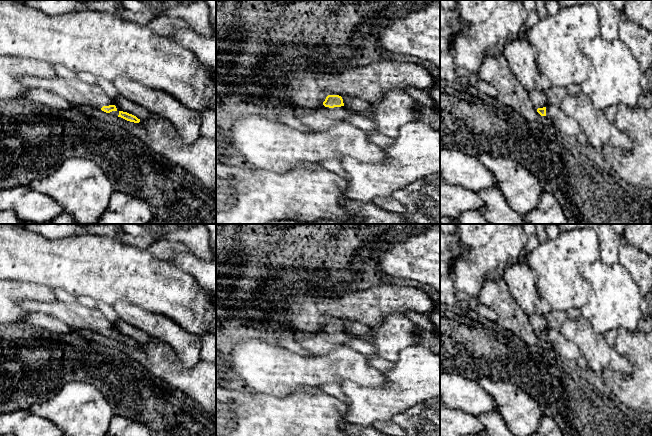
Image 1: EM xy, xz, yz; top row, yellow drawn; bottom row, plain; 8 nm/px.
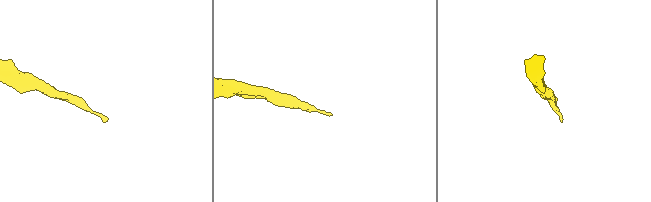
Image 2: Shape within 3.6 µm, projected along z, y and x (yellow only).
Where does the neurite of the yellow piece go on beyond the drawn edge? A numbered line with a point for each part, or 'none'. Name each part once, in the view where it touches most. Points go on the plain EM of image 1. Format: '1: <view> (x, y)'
1: xy (77, 318)

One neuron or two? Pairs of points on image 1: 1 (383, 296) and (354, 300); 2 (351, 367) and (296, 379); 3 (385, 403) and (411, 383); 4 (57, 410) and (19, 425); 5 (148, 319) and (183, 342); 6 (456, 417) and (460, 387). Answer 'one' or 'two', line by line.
1: one
2: one
3: one
4: two
5: one
6: two

